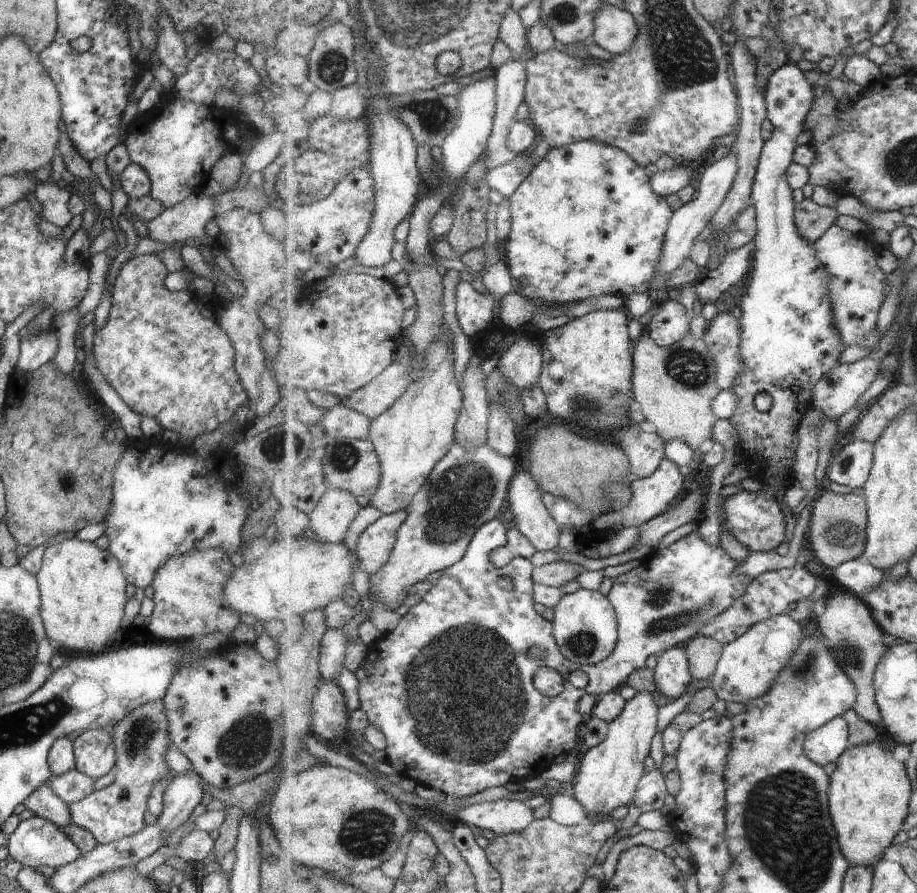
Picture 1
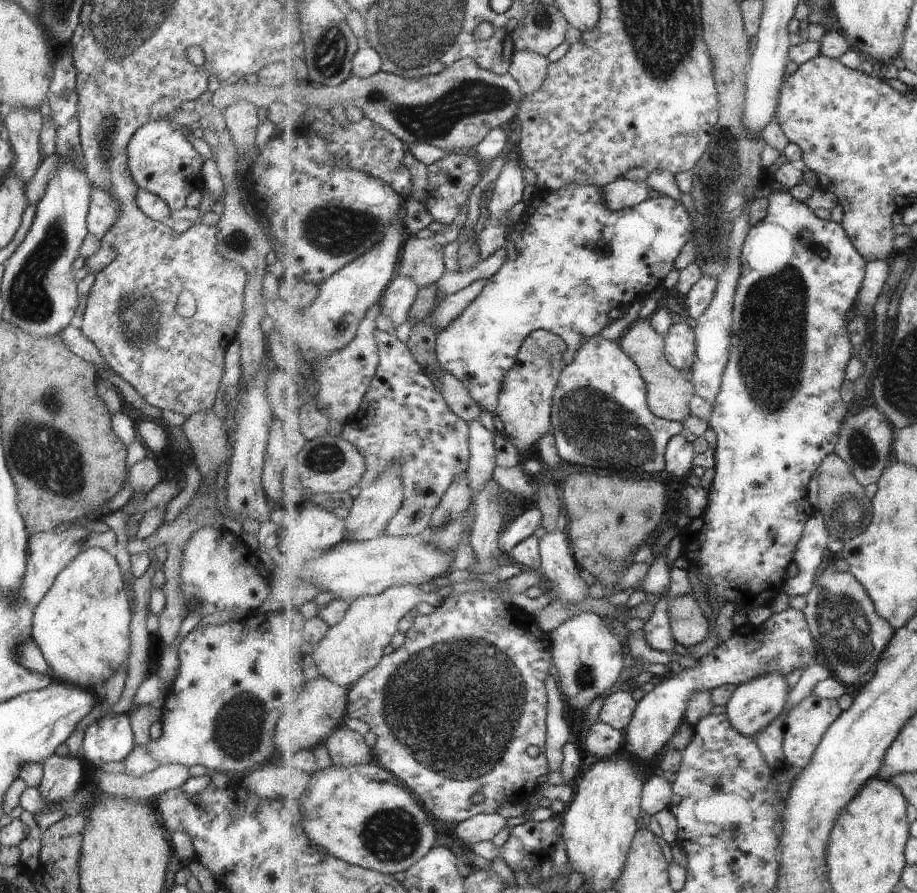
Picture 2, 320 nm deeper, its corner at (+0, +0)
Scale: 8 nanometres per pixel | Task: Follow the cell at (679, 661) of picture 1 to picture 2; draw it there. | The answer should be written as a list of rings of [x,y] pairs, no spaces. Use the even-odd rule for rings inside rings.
[[[792,607],[773,614],[761,626],[748,624],[743,630],[736,630],[731,638],[708,655],[700,657],[695,668],[683,669],[675,675],[668,672],[661,683],[638,701],[634,718],[626,728],[623,752],[643,769],[659,750],[669,746],[670,740],[686,718],[691,696],[698,693],[698,690],[712,691],[729,683],[741,686],[771,673],[781,673],[785,677],[799,668],[807,668],[813,664],[815,652],[817,646],[811,636],[806,613]]]

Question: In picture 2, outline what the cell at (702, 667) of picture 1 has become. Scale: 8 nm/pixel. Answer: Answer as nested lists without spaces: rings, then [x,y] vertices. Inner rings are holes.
[[[692,594],[672,598],[668,611],[672,636],[683,647],[699,644],[711,635],[709,620]]]

